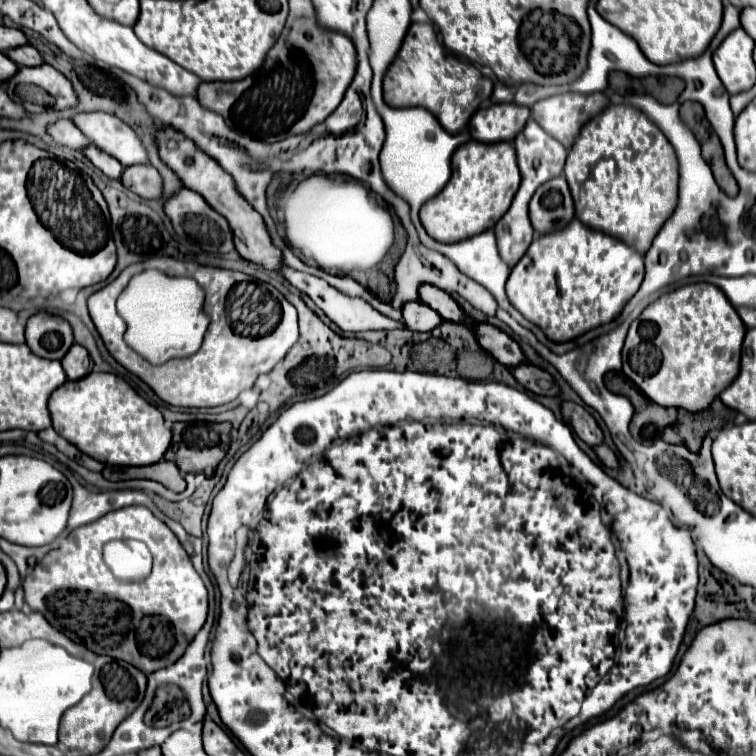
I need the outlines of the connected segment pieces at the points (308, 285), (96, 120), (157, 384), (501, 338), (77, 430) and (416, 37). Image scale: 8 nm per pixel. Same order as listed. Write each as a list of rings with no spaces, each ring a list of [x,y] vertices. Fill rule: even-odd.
[[[280,265],[280,273],[290,281],[290,285],[294,285],[300,293],[306,293],[324,313],[330,321],[334,321],[342,331],[368,331],[368,329],[398,329],[398,327],[404,327],[402,323],[398,321],[392,321],[388,317],[384,317],[382,313],[378,313],[376,309],[372,309],[366,301],[358,299],[358,297],[348,297],[344,293],[340,293],[338,289],[334,289],[332,285],[328,285],[324,279],[320,277],[314,277],[310,273],[302,273],[302,271],[296,271],[288,265]]]
[[[104,111],[78,113],[72,117],[72,123],[102,151],[118,159],[122,165],[148,163],[144,147],[140,145],[136,133],[124,125],[118,117],[112,117]]]
[[[150,257],[148,261],[142,261],[140,265],[126,267],[112,283],[108,283],[100,291],[92,293],[88,299],[88,309],[90,309],[90,317],[96,325],[108,353],[130,373],[138,375],[162,401],[166,401],[174,407],[218,407],[218,405],[226,405],[226,403],[234,401],[240,395],[240,391],[250,389],[254,385],[254,381],[258,379],[258,375],[268,373],[288,353],[288,349],[298,341],[296,309],[282,297],[282,293],[276,295],[276,303],[280,303],[278,313],[262,313],[262,319],[258,323],[240,325],[242,327],[240,333],[234,333],[230,329],[230,323],[228,323],[230,319],[228,319],[224,305],[226,305],[226,295],[228,295],[230,287],[240,283],[240,277],[242,275],[238,271],[230,271],[230,269],[206,267],[206,265],[198,265],[192,261],[184,263],[184,261],[176,261],[172,257]],[[146,269],[160,269],[174,277],[184,275],[184,277],[196,279],[202,285],[202,289],[206,291],[204,309],[210,315],[210,325],[208,325],[208,331],[206,331],[200,351],[186,359],[170,359],[160,367],[150,365],[144,357],[140,357],[132,347],[126,345],[126,341],[122,339],[122,335],[126,331],[126,323],[122,321],[122,317],[116,311],[116,299],[118,299],[120,291],[128,285],[128,281],[136,273],[142,273]]]
[[[476,323],[474,335],[476,335],[476,341],[480,343],[480,347],[506,367],[514,367],[514,365],[520,365],[526,361],[518,343],[512,337],[508,337],[504,331],[500,331],[498,327],[494,327],[490,323]]]
[[[92,371],[78,381],[66,381],[50,395],[48,409],[56,433],[102,463],[152,465],[162,459],[170,445],[170,429],[164,427],[162,413],[112,373]]]
[[[412,23],[402,49],[384,75],[384,101],[390,107],[424,107],[448,133],[458,133],[478,111],[482,99],[492,95],[492,81],[484,77],[472,63],[446,57],[436,39],[432,23]]]

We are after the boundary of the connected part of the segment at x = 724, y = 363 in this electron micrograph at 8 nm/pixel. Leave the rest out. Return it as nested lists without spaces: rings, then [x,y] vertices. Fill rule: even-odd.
[[[710,283],[684,285],[672,293],[664,293],[642,315],[630,325],[624,349],[622,349],[622,371],[632,379],[642,393],[662,407],[682,407],[686,411],[704,411],[710,403],[736,379],[740,371],[740,349],[746,333],[744,321],[740,321],[736,309],[728,297]]]

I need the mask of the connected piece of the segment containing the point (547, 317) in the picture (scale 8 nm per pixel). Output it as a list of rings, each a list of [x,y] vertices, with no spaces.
[[[574,219],[560,233],[540,235],[532,241],[528,253],[510,271],[510,277],[506,281],[506,295],[510,303],[528,321],[538,325],[550,341],[566,343],[616,319],[624,309],[624,305],[630,301],[630,297],[638,291],[642,279],[644,279],[644,259],[640,253],[636,253],[622,241],[606,233],[594,231],[582,225],[578,219]]]

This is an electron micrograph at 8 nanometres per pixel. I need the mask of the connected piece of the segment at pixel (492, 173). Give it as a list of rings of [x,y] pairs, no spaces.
[[[468,141],[452,155],[452,177],[446,187],[420,209],[420,221],[426,233],[444,243],[474,237],[492,229],[496,221],[508,211],[520,185],[520,171],[516,165],[516,151],[512,143],[478,143]]]

